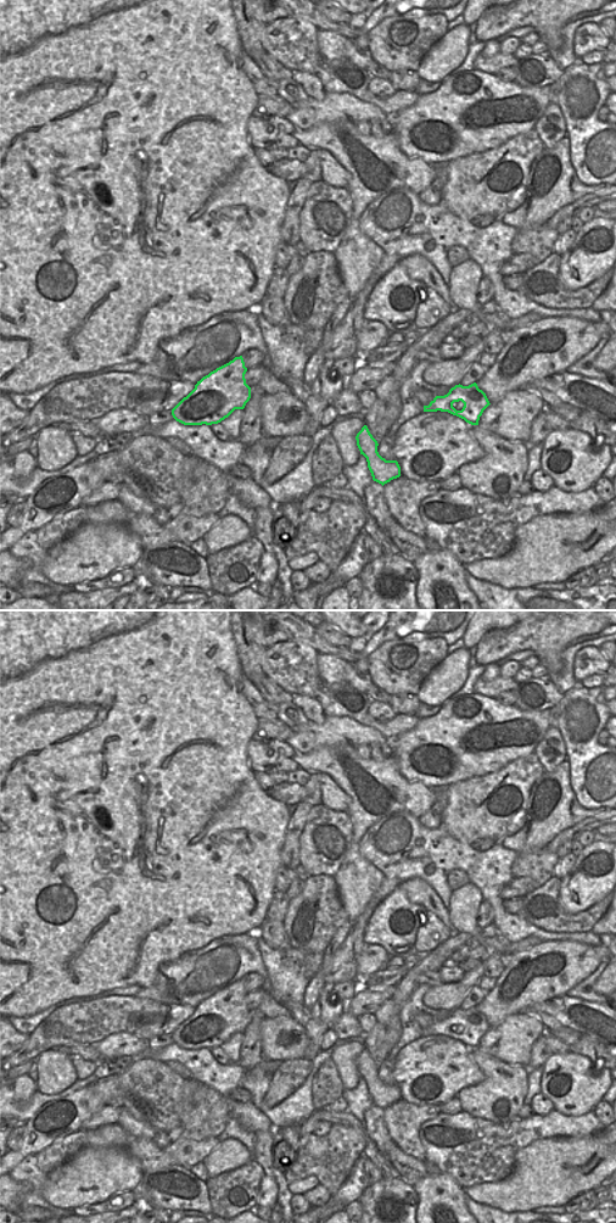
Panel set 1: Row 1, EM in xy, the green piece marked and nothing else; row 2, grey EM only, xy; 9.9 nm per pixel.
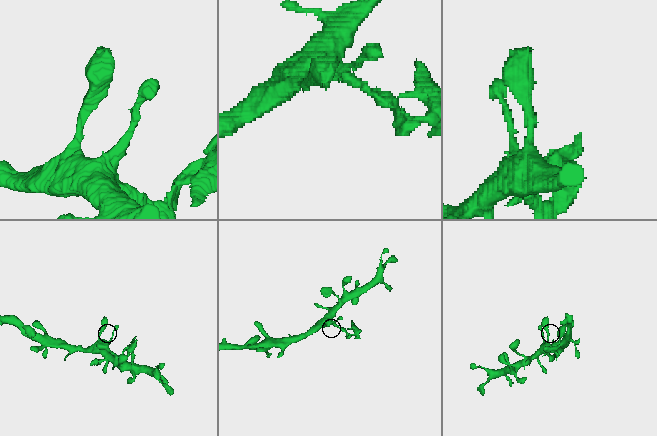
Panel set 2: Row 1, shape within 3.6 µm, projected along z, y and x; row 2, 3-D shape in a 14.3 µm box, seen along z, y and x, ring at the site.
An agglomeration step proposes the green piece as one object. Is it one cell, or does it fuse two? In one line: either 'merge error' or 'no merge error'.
no merge error

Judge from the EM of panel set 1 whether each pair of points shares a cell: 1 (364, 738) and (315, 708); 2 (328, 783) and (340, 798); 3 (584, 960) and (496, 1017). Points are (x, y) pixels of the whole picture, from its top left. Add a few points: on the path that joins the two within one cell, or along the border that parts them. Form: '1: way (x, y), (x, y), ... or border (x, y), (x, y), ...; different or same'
1: border (326, 718), (322, 722), (308, 721); different
2: way (329, 787), (336, 794); same
3: way (564, 982), (535, 982), (519, 998); same

